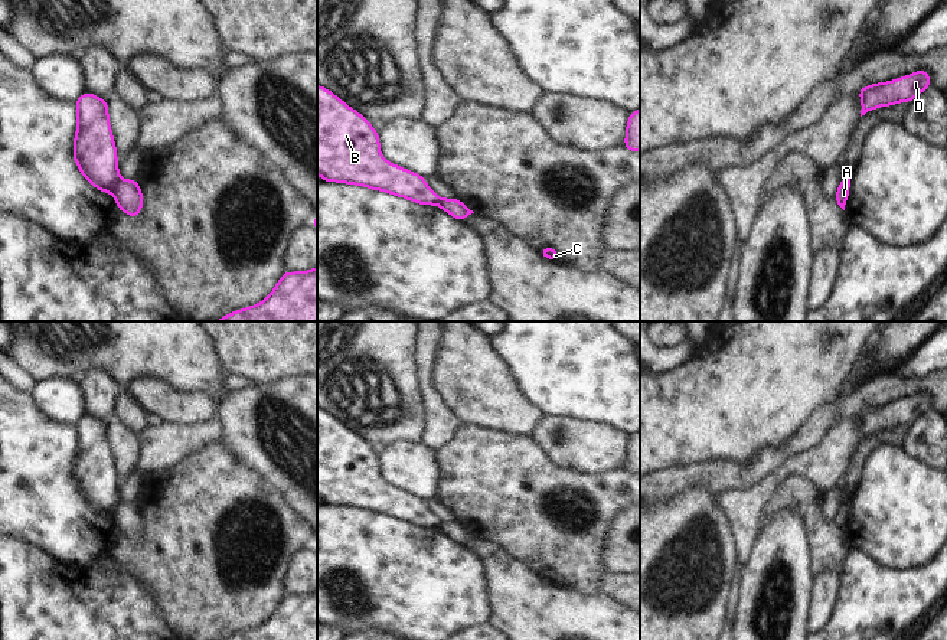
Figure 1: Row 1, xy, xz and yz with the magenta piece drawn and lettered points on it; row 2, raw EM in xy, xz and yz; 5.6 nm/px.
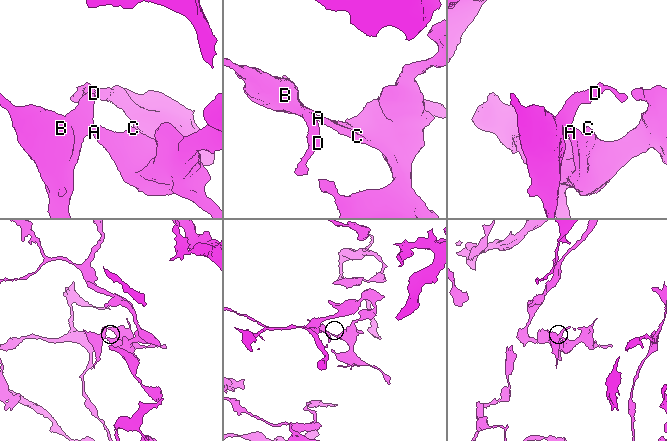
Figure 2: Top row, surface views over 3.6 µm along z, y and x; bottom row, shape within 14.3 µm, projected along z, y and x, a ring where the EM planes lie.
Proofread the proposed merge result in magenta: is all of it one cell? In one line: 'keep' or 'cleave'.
cleave

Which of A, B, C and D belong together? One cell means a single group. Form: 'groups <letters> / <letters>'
groups A C / B D

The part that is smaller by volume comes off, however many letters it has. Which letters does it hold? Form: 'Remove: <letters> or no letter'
Remove: B, D

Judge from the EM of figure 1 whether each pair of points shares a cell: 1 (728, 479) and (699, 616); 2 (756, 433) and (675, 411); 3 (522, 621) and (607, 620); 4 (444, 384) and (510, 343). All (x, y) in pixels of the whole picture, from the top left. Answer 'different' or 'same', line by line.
1: different
2: same
3: same
4: different

